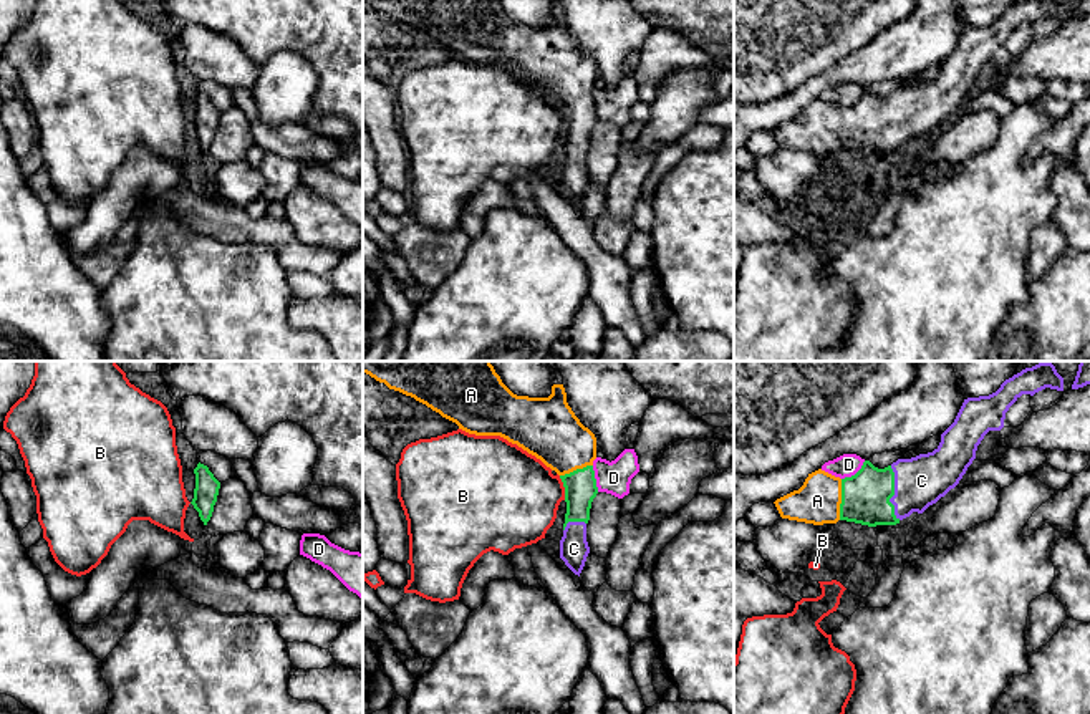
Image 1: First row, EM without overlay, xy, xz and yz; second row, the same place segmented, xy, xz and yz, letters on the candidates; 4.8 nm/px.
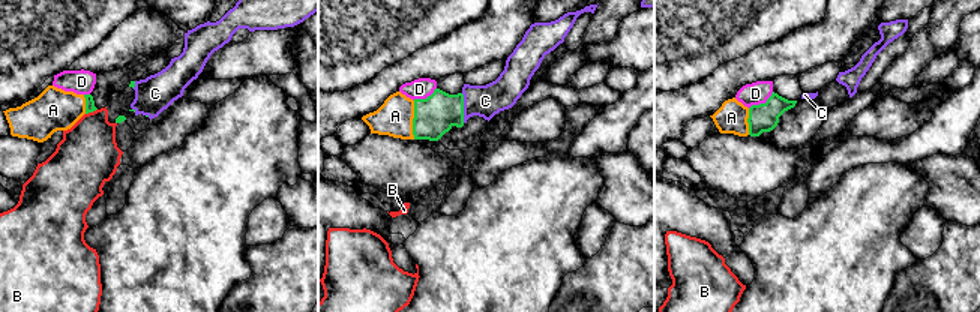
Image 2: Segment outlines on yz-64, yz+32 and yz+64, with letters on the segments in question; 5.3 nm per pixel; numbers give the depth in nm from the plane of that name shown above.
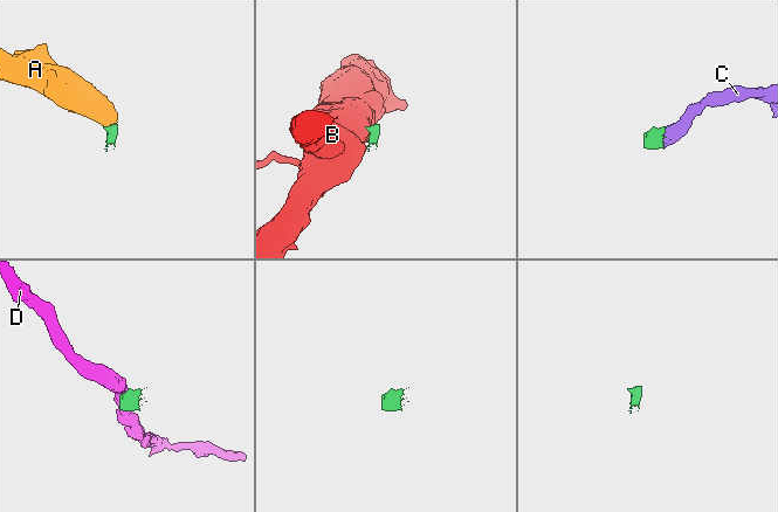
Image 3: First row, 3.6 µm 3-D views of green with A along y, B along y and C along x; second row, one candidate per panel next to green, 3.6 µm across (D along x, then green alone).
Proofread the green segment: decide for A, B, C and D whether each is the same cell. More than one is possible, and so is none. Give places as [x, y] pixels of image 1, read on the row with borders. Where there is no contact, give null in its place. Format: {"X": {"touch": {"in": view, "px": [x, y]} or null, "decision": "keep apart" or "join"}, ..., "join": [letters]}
{"A": {"touch": {"in": "yz", "px": [842, 499]}, "decision": "join"}, "B": {"touch": {"in": "xz", "px": [564, 486]}, "decision": "keep apart"}, "C": {"touch": {"in": "yz", "px": [893, 492]}, "decision": "join"}, "D": {"touch": {"in": "yz", "px": [855, 474]}, "decision": "keep apart"}, "join": ["A", "C"]}

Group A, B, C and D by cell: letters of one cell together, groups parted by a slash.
A C / B / D

